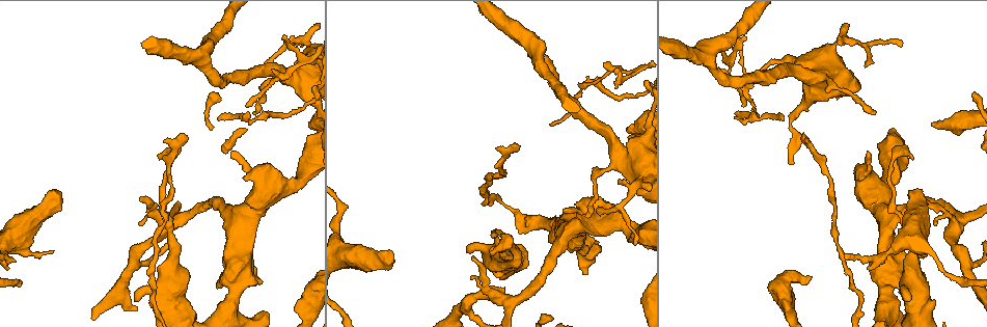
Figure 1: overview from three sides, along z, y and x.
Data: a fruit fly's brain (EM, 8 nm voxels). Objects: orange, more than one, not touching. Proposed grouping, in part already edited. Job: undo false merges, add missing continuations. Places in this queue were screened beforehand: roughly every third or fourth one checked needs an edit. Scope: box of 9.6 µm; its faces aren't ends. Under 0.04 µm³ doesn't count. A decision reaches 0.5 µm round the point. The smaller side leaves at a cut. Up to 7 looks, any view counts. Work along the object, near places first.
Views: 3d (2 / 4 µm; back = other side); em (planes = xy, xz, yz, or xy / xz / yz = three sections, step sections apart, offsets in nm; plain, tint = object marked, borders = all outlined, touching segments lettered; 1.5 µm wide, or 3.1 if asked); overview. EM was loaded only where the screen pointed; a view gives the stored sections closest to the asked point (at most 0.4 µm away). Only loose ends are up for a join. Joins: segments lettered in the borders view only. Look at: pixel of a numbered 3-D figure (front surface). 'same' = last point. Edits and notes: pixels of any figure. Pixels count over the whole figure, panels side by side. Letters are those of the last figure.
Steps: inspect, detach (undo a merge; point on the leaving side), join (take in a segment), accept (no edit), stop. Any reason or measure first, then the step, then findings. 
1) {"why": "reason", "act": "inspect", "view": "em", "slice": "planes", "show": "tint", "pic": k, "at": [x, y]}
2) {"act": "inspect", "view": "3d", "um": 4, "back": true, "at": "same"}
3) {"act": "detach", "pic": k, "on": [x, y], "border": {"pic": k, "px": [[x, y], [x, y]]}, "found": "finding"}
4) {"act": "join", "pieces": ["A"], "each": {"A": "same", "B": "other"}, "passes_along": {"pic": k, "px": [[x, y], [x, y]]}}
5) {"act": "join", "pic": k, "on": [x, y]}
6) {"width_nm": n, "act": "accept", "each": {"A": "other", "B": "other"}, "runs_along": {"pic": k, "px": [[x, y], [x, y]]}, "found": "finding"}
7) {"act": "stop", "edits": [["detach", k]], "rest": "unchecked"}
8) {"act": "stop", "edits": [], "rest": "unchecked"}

{"why": "tapers out", "act": "inspect", "view": "3d", "um": 4, "pic": 1, "at": [840, 44]}

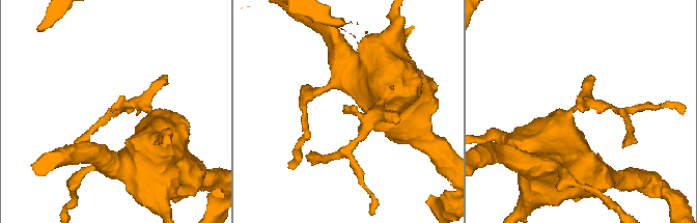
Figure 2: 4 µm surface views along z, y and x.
{"act": "inspect", "view": "em", "slice": "planes", "show": "tint", "pic": 2, "at": [114, 110]}

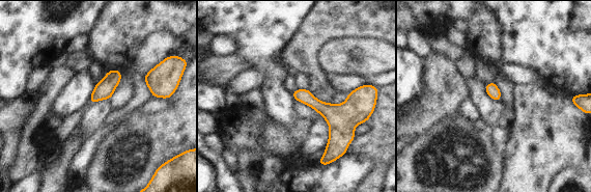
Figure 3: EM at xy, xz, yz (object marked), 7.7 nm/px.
{"act": "inspect", "view": "em", "slice": "planes", "show": "borders", "at": "same"}

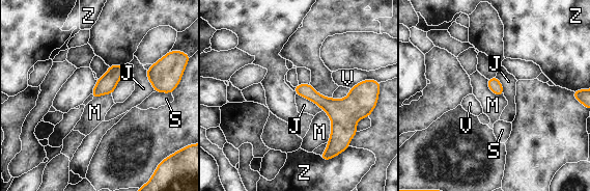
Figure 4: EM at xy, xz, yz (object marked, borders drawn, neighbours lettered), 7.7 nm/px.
{"act": "accept", "each": {"J": "other", "M": "other", "S": "other", "V": "other", "Z": "other"}, "border": {"pic": 4, "px": [[322, 110], [331, 121], [327, 142]]}, "found": "no lettered segment goes on from it"}

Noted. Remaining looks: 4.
{"why": "free end", "act": "inspect", "view": "em", "slice": "planes", "show": "borders", "pic": 1, "at": [551, 125]}

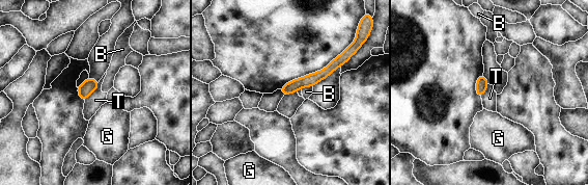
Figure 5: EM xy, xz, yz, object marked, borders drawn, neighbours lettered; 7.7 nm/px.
{"act": "accept", "each": {"B": "other", "G": "other", "T": "other"}, "found": "none of them fits"}

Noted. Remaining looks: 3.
{"why": "thin neck", "act": "inspect", "view": "3d", "um": 2, "pic": 1, "at": [165, 177]}

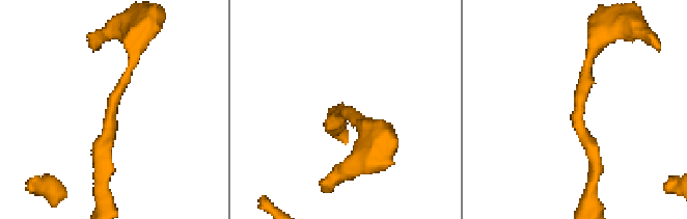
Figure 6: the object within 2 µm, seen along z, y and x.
{"why": "now the EM", "act": "inspect", "view": "em", "slice": "planes", "show": "borders", "pic": 6, "at": [341, 112]}

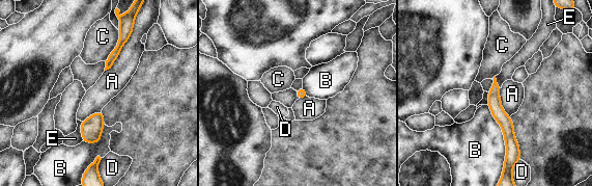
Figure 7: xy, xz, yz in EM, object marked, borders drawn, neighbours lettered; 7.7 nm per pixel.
{"width_nm": 50, "act": "accept", "each": {"A": "other", "B": "other", "C": "other", "D": "other", "E": "other"}, "found": "one neuron here"}

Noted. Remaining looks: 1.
{"act": "stop", "edits": [], "rest": "unchecked"}

